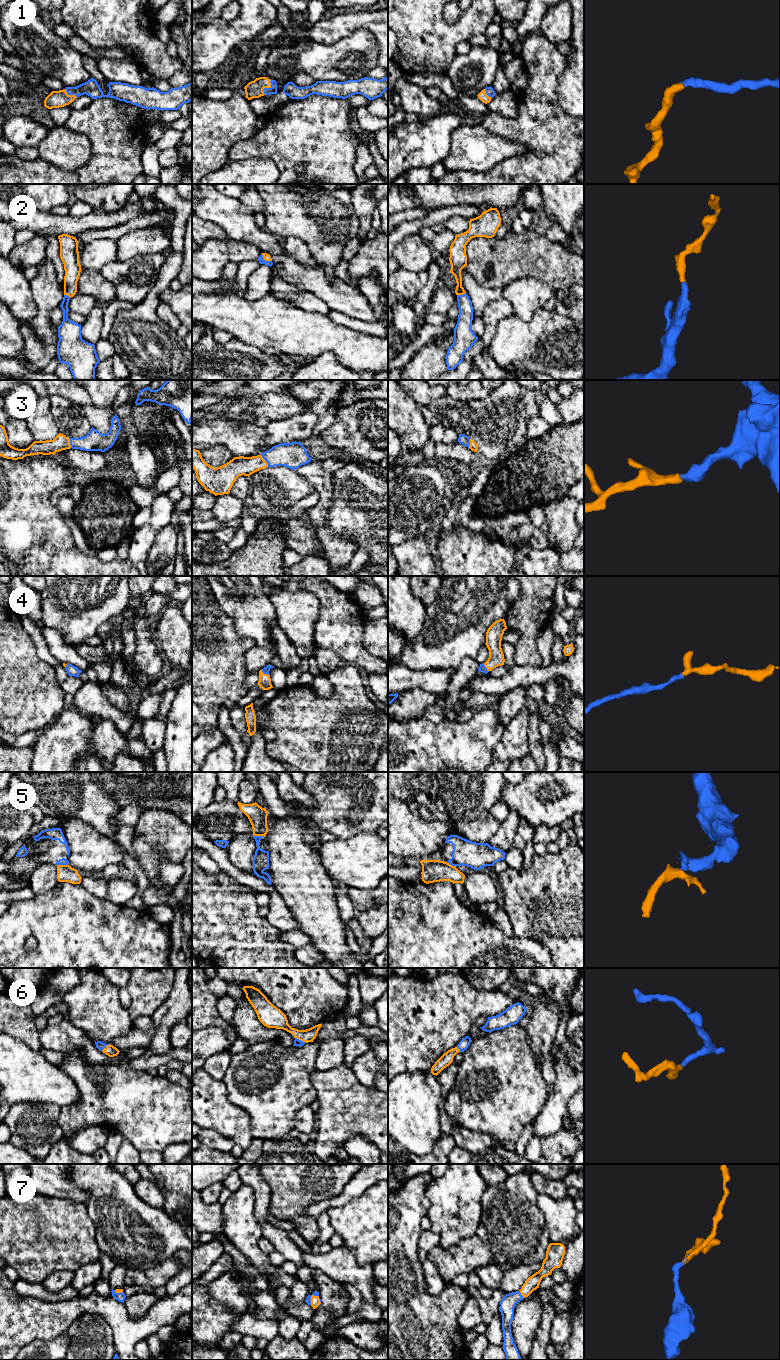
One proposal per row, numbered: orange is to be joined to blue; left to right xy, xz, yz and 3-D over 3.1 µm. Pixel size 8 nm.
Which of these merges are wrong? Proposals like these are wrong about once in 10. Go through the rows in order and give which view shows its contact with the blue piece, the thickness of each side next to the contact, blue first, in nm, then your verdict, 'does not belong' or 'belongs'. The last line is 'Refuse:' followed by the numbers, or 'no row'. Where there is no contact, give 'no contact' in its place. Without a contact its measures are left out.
1: contact in xz; calibres 60 and 140 nm; belongs
2: contact in yz; calibres 120 and 100 nm; belongs
3: contact in xz; calibres 200 and 160 nm; belongs
4: contact in xz; calibres 60 and 100 nm; belongs
5: contact in xy; calibres 60 and 140 nm; does not belong
6: contact in xz; calibres 60 and 150 nm; belongs
7: contact in xz; calibres 50 and 80 nm; belongs
Refuse: 5

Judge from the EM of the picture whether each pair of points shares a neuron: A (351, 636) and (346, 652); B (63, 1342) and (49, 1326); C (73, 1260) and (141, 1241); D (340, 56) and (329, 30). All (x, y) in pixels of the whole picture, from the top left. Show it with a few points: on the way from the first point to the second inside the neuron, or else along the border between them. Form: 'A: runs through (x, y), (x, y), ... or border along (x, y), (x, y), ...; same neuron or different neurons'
A: runs through (349, 640), (348, 648); same neuron
B: border along (65, 1332), (50, 1339), (36, 1339), (34, 1341); different neurons
C: border along (95, 1228), (95, 1241), (102, 1251); different neurons
D: border along (355, 31), (330, 44), (319, 44), (311, 41); different neurons

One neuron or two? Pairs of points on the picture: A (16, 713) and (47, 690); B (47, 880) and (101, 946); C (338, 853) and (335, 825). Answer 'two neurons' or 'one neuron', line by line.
A: one neuron
B: two neurons
C: two neurons

